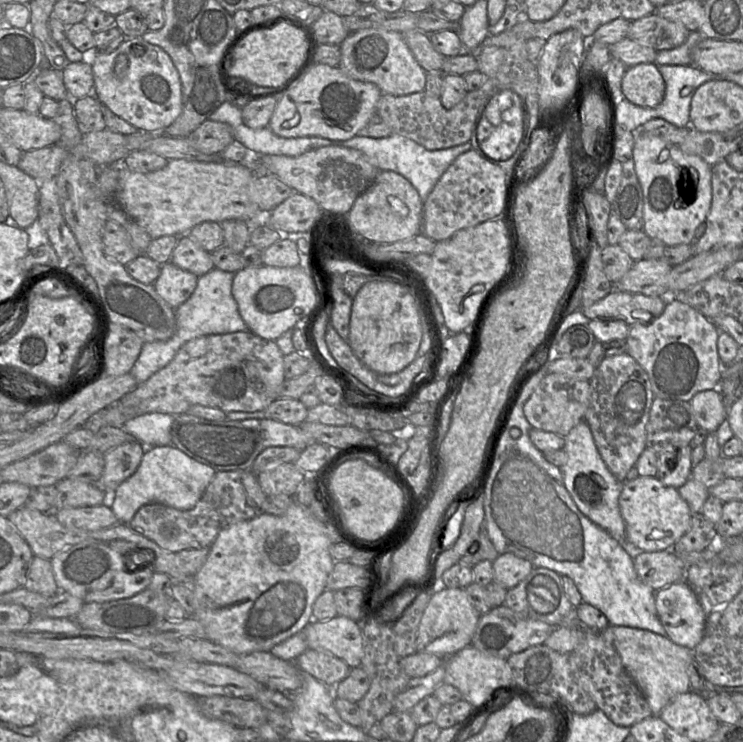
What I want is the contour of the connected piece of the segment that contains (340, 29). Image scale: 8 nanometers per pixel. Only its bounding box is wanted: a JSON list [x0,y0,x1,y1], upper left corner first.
[309,11,350,47]

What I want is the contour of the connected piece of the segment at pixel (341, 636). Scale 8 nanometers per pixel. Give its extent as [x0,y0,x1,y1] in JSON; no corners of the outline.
[302,615,363,668]

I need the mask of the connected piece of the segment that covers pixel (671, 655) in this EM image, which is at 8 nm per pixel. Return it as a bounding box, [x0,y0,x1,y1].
[601,625,694,715]

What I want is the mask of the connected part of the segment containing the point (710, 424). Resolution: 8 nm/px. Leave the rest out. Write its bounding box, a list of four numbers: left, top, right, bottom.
[690,389,727,432]

